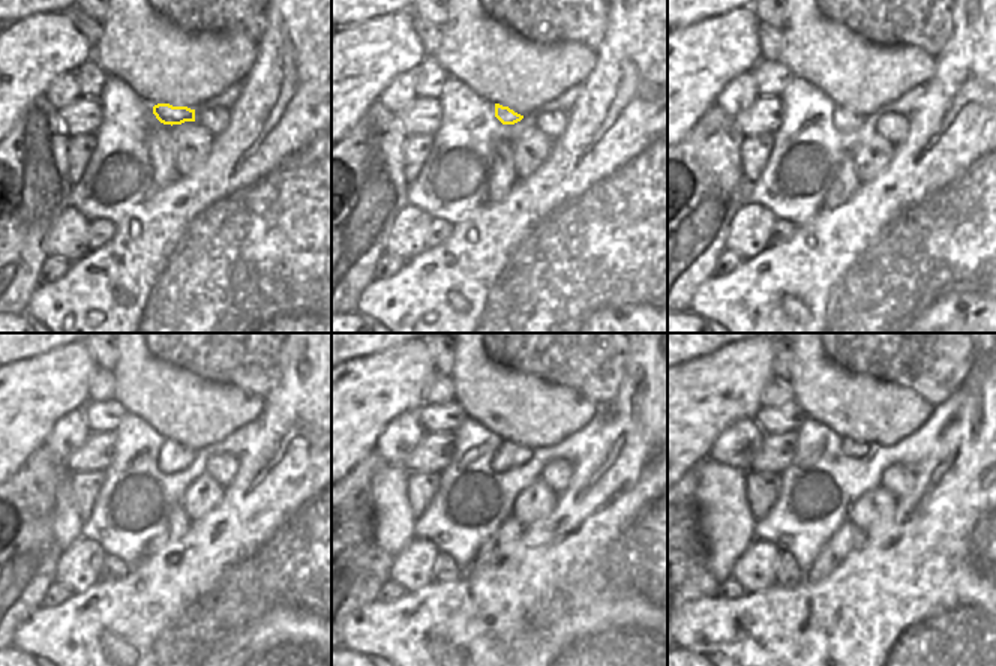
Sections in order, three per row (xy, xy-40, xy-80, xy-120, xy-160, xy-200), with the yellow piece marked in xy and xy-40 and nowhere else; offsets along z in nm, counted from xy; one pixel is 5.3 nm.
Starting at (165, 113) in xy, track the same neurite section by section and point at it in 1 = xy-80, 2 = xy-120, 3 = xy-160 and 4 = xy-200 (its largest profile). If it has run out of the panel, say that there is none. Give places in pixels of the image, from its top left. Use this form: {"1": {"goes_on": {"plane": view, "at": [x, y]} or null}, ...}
{"1": {"goes_on": {"plane": "xy-80", "at": [846, 120]}}, "2": {"goes_on": {"plane": "xy-120", "at": [173, 458]}}, "3": {"goes_on": {"plane": "xy-160", "at": [510, 455]}}, "4": {"goes_on": {"plane": "xy-200", "at": [851, 447]}}}

